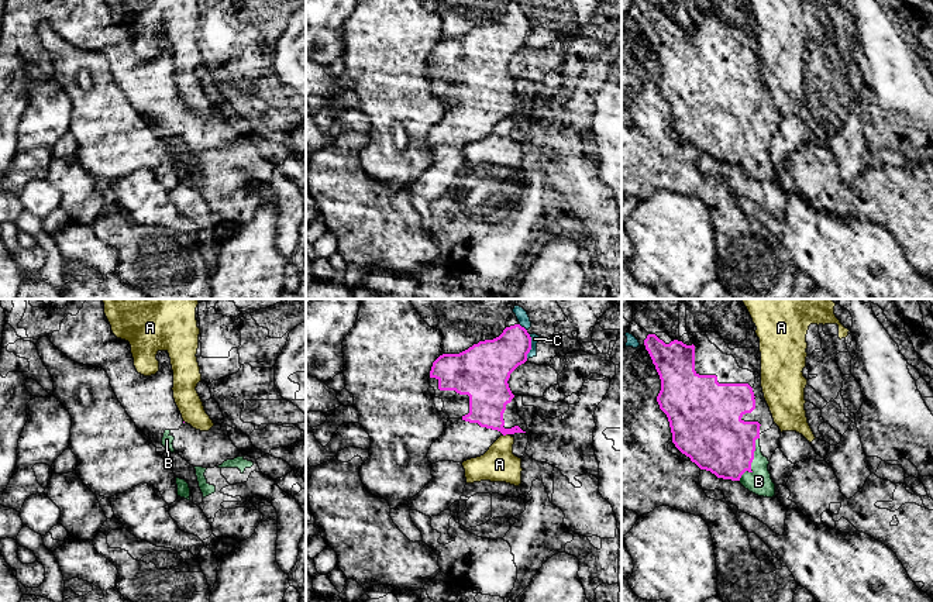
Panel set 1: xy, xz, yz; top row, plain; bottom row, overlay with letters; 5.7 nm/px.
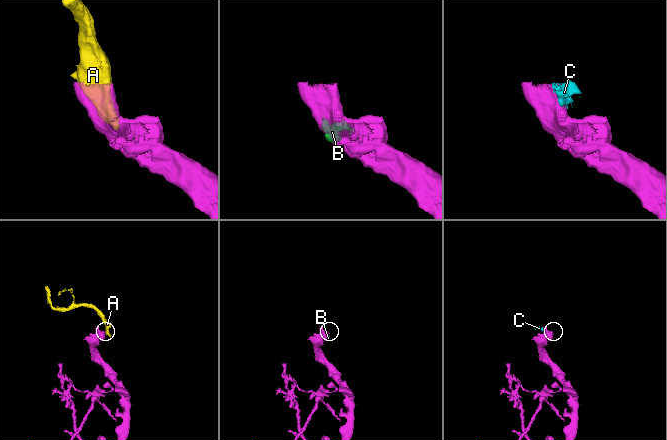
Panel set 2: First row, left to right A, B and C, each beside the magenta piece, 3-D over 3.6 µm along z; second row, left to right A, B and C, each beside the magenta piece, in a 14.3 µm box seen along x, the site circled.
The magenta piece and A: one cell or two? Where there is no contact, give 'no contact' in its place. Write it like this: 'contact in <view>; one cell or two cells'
contact in xz; two cells

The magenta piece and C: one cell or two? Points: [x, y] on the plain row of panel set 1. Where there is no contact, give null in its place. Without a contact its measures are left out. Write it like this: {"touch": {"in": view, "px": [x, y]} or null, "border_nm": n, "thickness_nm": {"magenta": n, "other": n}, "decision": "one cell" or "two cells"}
{"touch": {"in": "xz", "px": [530, 31]}, "border_nm": 150, "thickness_nm": {"magenta": 260, "other": 50}, "decision": "two cells"}

